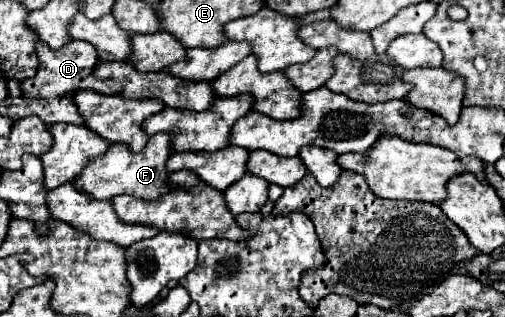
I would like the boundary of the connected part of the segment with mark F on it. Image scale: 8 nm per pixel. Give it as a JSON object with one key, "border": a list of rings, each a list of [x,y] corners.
{"border":[[[154,134],[148,138],[142,152],[132,154],[124,144],[110,144],[106,154],[96,156],[74,178],[74,186],[94,200],[110,200],[120,194],[130,194],[138,200],[156,200],[166,192],[166,160],[172,154],[172,138],[168,134]]]}

